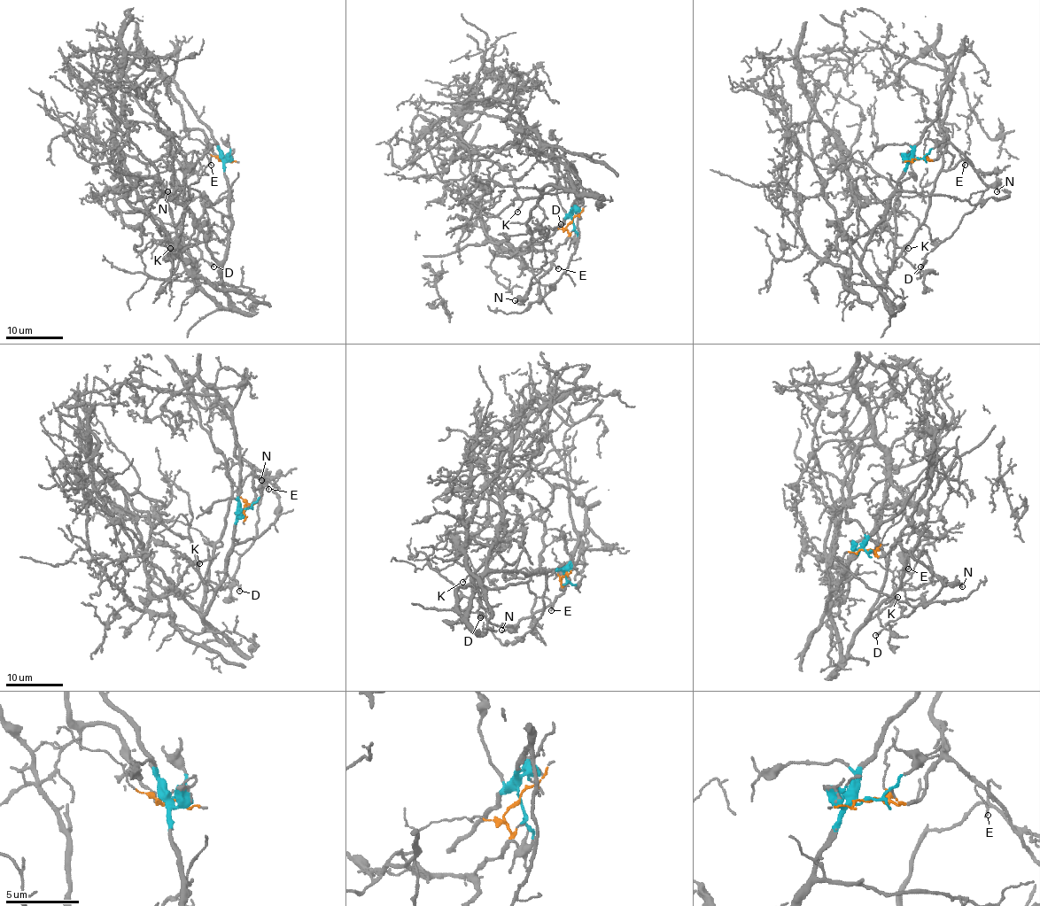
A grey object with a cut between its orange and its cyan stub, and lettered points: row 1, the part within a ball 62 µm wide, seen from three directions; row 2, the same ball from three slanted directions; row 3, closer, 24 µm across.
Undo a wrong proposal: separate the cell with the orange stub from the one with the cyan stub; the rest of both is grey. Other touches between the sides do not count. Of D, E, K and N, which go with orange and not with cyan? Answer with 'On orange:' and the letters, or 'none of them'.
On orange: D, E, N

